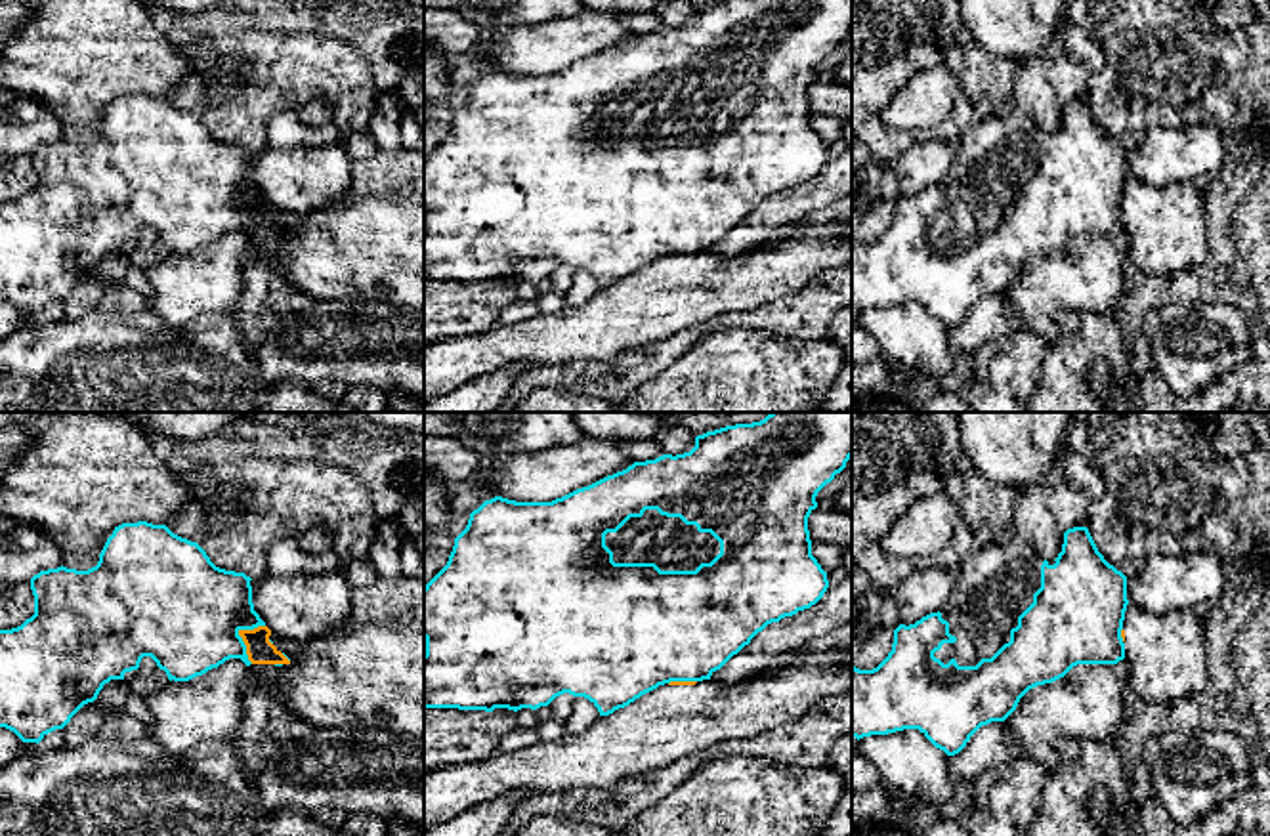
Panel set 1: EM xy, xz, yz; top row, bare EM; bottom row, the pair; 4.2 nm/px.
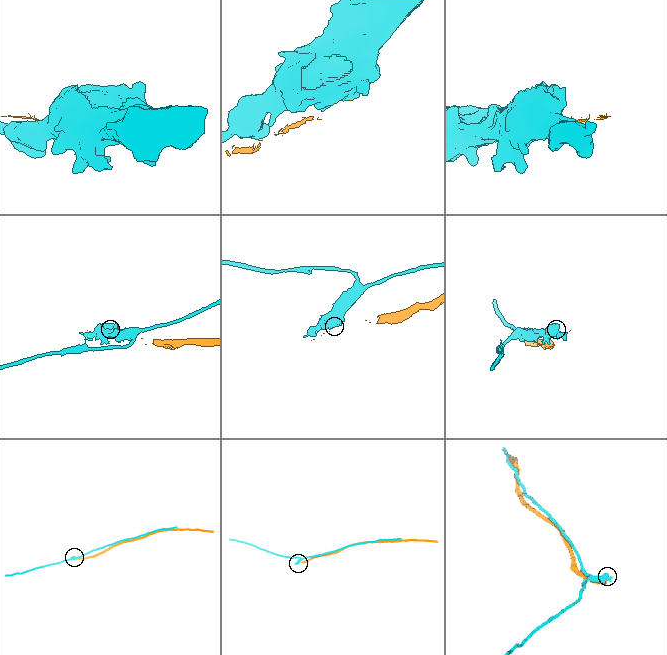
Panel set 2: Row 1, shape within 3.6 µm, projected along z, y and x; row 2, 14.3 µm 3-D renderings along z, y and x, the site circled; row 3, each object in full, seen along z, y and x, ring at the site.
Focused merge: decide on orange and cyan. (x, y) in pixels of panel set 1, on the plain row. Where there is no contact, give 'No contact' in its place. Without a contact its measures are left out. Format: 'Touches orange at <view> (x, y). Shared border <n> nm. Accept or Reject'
Touches orange at xy (239, 207). Shared border 180 nm. Reject

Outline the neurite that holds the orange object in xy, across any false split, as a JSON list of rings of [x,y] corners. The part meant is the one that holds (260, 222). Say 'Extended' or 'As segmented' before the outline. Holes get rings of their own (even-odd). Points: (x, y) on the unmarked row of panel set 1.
Extended. [[[374,197],[355,202],[344,199],[309,214],[292,214],[267,199],[239,202],[239,208],[252,235],[244,237],[248,258],[260,256],[269,267],[283,269],[306,296],[330,302],[382,302],[424,311],[424,208]]]

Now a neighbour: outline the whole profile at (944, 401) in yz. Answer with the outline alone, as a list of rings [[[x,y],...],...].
[[[940,393],[913,407],[915,412],[972,412],[972,408],[953,393]]]

